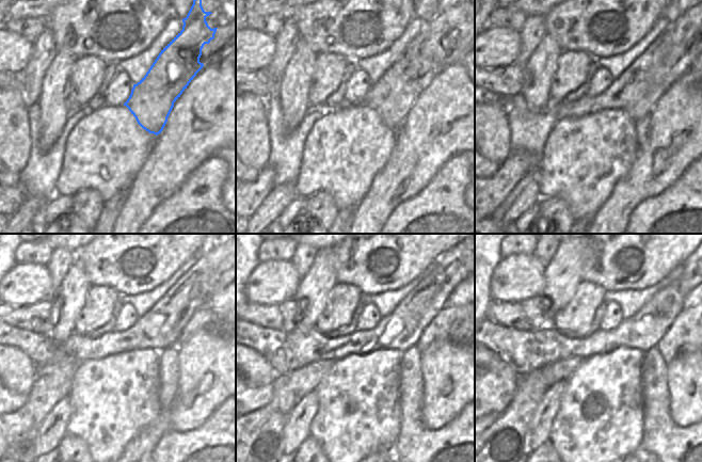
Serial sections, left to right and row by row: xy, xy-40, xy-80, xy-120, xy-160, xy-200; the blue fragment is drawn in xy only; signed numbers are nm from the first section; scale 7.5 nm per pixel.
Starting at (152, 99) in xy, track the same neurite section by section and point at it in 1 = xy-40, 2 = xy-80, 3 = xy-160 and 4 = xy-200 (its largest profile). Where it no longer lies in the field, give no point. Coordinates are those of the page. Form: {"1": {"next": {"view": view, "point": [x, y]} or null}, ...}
{"1": {"next": {"view": "xy-40", "point": [393, 96]}}, "2": {"next": {"view": "xy-80", "point": [652, 66]}}, "3": {"next": {"view": "xy-160", "point": [412, 307]}}, "4": {"next": {"view": "xy-200", "point": [653, 309]}}}

